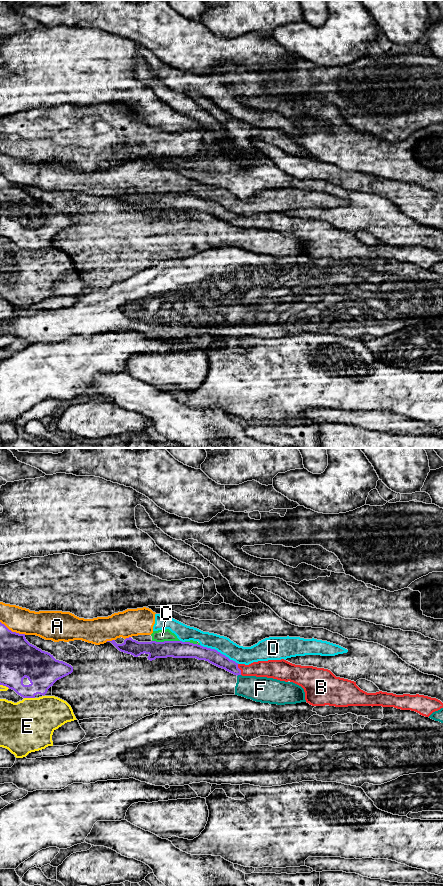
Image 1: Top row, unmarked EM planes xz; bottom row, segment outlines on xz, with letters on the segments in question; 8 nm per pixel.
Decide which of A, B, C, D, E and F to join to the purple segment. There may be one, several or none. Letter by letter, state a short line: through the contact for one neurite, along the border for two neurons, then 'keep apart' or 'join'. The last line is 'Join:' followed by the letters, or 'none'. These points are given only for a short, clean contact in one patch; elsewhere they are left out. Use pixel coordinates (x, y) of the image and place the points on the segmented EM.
A: keep apart
B: join
C: xz (152, 640), (179, 641) | keep apart
D: keep apart
E: xz (24, 697), (34, 698) | keep apart
F: xz (240, 674), (237, 676) | keep apart
Join: B

